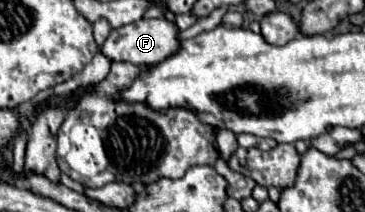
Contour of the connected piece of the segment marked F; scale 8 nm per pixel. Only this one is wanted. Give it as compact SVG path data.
M141 19L137 23L113 29L109 39L101 47L101 51L111 61L129 61L133 65L157 65L157 63L165 61L165 57L171 57L173 53L177 53L177 49L181 49L179 33L181 33L181 29L173 21Z

